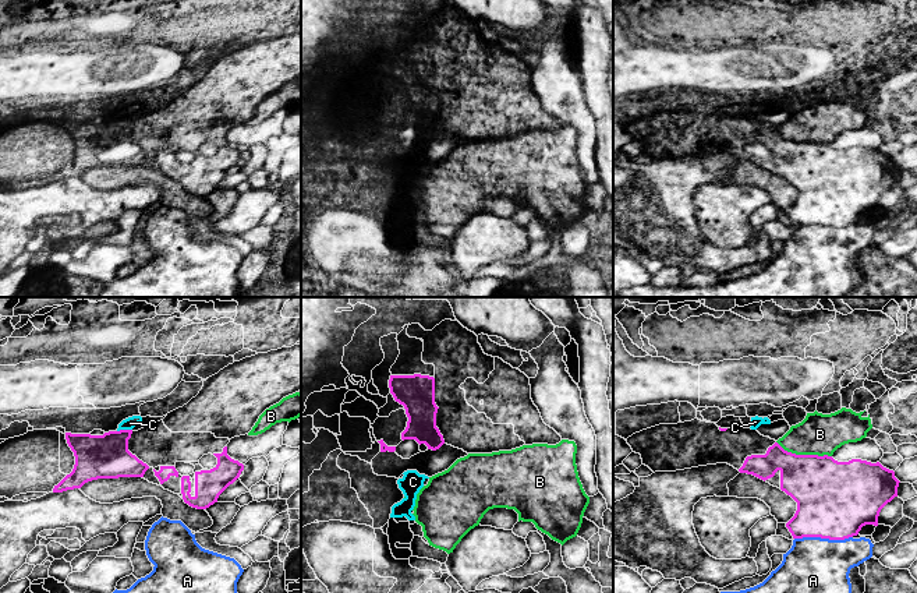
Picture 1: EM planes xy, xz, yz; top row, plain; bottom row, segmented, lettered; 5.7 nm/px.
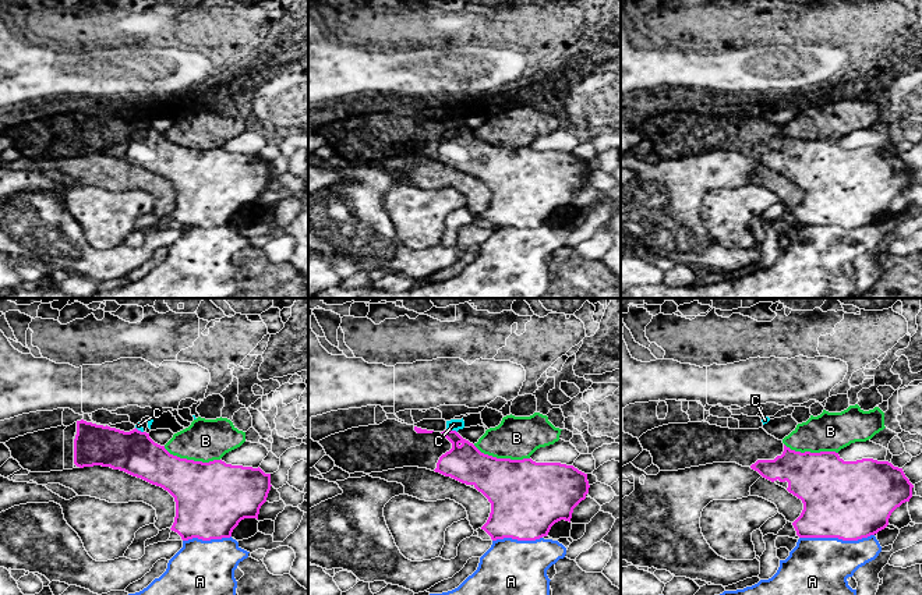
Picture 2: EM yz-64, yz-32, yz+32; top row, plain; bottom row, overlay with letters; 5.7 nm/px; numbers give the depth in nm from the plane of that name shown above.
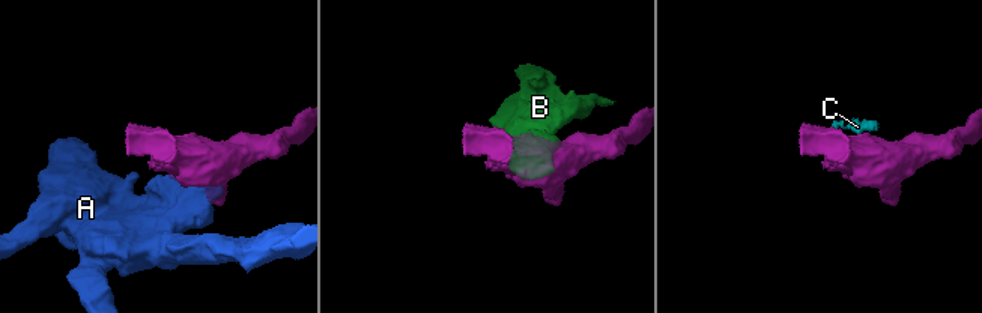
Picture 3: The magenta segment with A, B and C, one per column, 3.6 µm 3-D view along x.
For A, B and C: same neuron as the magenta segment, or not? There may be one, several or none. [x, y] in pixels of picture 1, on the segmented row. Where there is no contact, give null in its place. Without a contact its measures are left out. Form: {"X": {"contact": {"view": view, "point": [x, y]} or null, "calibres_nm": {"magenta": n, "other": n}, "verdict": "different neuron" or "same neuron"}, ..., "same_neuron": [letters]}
{"A": {"contact": {"view": "yz", "point": [822, 537]}, "calibres_nm": {"magenta": 440, "other": 320}, "verdict": "different neuron"}, "B": {"contact": {"view": "yz", "point": [804, 455]}, "calibres_nm": {"magenta": 380, "other": 240}, "verdict": "different neuron"}, "C": {"contact": {"view": "xy", "point": [124, 430]}, "calibres_nm": {"magenta": 260, "other": 70}, "verdict": "different neuron"}, "same_neuron": []}

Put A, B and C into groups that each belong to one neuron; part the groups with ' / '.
A / B / C

